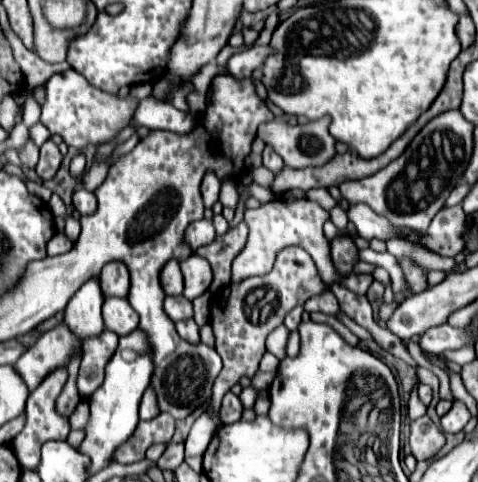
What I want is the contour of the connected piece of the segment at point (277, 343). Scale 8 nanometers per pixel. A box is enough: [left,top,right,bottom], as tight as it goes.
[267,326,289,360]

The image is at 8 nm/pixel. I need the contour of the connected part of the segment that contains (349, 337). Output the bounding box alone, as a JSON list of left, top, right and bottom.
[311,314,359,346]

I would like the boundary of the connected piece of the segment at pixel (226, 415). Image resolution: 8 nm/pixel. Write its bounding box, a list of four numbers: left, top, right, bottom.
[221,392,243,424]

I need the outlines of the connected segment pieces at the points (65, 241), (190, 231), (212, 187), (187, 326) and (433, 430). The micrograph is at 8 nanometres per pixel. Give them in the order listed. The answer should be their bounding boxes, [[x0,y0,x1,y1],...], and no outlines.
[[47,234,73,256],[185,218,215,250],[201,172,221,208],[177,320,199,344],[411,415,445,460]]

